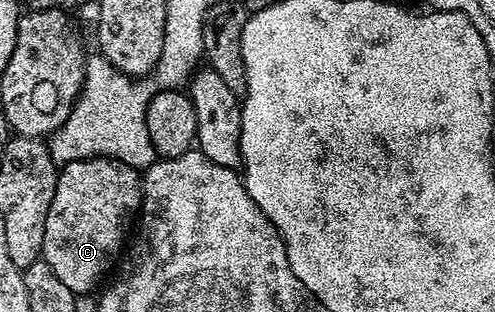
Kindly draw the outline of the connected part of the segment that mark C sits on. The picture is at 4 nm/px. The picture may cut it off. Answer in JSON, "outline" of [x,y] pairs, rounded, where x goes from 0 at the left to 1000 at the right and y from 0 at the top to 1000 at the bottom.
{"outline":[[[220,500],[139,519],[125,529],[117,554],[115,609],[107,609],[107,651],[99,657],[99,699],[91,699],[83,827],[107,853],[107,878],[115,878],[139,929],[184,942],[210,907],[208,881],[234,856],[251,804],[257,702],[265,689],[267,702],[285,667],[285,564],[253,519],[226,513]]]}

